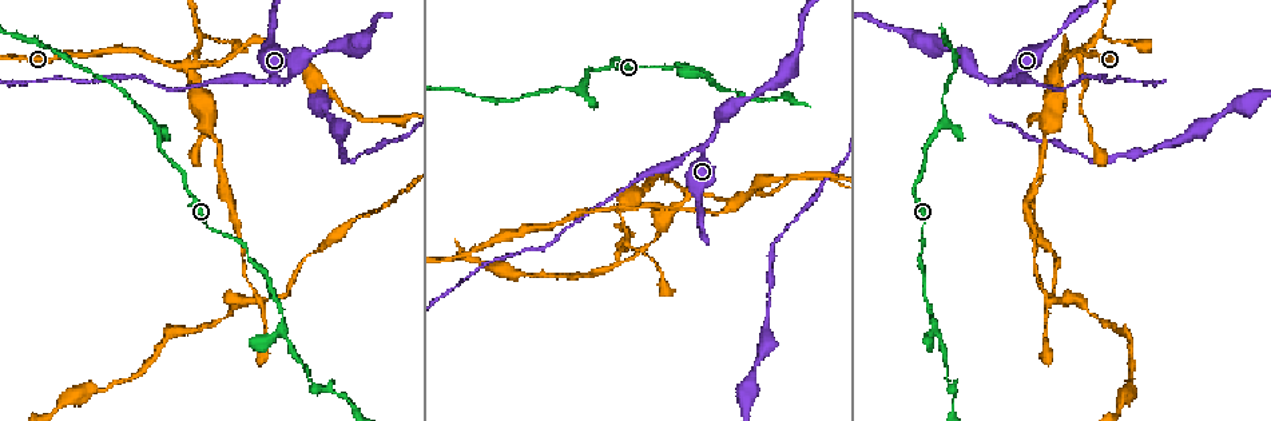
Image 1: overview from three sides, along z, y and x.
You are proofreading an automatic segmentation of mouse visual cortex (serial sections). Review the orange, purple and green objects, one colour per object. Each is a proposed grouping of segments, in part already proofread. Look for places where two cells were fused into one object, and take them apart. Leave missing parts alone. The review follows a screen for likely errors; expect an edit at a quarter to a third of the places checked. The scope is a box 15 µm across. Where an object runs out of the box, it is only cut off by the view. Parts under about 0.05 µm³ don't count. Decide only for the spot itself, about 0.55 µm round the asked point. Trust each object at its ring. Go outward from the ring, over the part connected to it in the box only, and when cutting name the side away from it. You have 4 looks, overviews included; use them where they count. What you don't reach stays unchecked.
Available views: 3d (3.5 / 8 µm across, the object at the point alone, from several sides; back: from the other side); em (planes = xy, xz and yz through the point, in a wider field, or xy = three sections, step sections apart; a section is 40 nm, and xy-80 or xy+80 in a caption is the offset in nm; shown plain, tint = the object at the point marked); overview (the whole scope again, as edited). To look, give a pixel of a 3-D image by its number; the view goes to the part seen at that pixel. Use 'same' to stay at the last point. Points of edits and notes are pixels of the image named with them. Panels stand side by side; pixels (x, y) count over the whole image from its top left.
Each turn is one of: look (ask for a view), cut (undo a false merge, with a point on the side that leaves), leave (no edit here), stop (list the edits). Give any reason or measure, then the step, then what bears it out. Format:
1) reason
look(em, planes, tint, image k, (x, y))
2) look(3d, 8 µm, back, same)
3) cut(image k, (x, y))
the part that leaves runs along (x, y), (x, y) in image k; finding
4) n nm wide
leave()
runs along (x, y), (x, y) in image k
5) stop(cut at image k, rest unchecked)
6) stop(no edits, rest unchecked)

thin arm on a thick one
look(3d, 8 µm, image 1, (1002, 81))

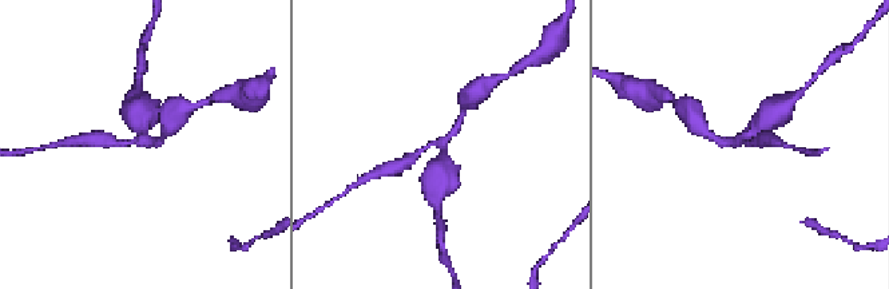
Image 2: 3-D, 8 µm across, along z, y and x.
zoom in
look(3d, 3.5 µm, image 2, (438, 141))

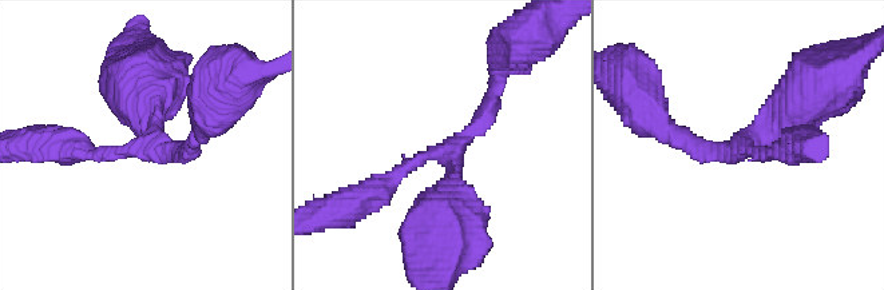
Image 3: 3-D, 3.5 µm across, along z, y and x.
shape alone is not enough
look(em, xy, step 1, tint, image 3, (749, 145))

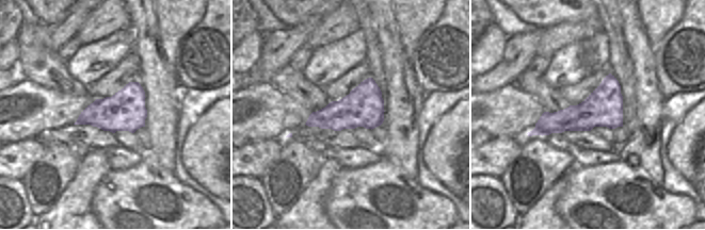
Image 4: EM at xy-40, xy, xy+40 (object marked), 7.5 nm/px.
300 nm wide
leave()
runs along (815, 90), (749, 147), (681, 139) in image 3; one cell here

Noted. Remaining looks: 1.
abrupt turn
look(3d, 3.5 µm, image 1, (609, 209))

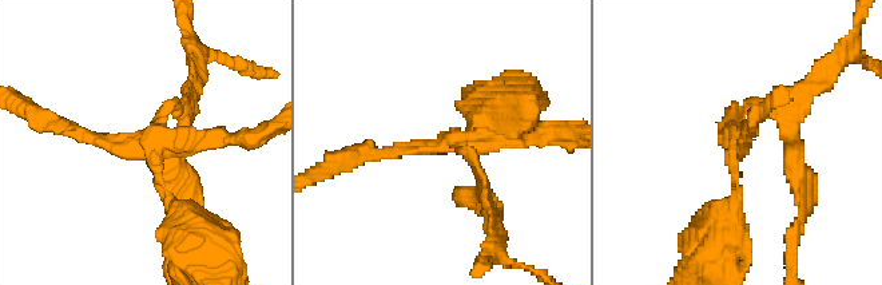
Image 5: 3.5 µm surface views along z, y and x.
4 arms
cut(image 5, (169, 163))
the part that leaves runs along (151, 150), (189, 257) in image 5; a second cell is stuck on

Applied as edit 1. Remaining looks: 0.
stop(cut at image 5, rest unchecked)

